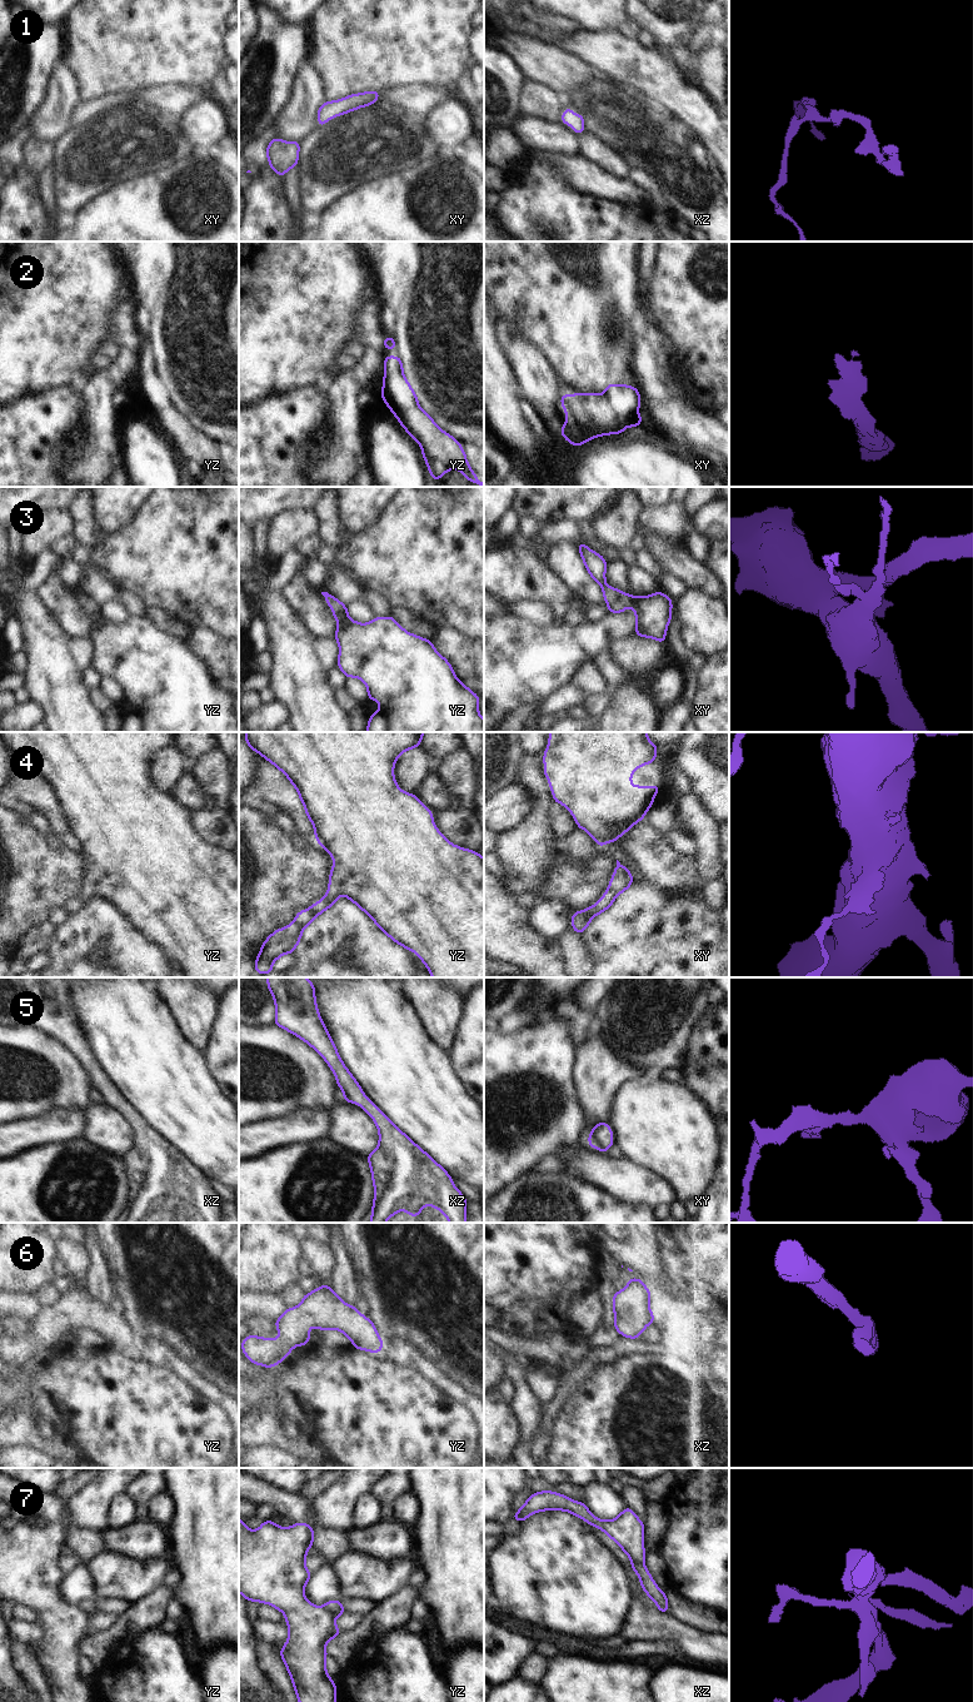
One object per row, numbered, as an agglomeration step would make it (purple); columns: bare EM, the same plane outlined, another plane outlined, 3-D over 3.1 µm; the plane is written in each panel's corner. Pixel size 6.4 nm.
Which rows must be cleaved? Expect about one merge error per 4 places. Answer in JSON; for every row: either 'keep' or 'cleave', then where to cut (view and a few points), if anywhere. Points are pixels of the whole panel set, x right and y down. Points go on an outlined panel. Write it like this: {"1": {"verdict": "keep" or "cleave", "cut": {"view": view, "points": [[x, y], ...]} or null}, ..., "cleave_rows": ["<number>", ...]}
{"1": {"verdict": "keep", "cut": null}, "2": {"verdict": "keep", "cut": null}, "3": {"verdict": "keep", "cut": null}, "4": {"verdict": "keep", "cut": null}, "5": {"verdict": "keep", "cut": null}, "6": {"verdict": "keep", "cut": null}, "7": {"verdict": "cleave", "cut": {"view": "yz", "points": [[323, 1607], [335, 1616]]}}, "cleave_rows": ["7"]}

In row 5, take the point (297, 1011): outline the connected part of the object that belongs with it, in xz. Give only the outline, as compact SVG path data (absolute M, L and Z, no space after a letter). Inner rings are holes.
M266 977L266 981L276 1006L274 1024L296 1035L316 1050L335 1074L344 1100L351 1104L356 1103L373 1118L379 1129L379 1146L366 1156L374 1181L370 1223L385 1223L400 1210L405 1210L411 1218L416 1218L425 1205L433 1205L436 1210L440 1210L449 1223L466 1223L466 1199L455 1188L451 1176L365 1096L358 1081L345 1068L319 1015L311 980L305 977Z

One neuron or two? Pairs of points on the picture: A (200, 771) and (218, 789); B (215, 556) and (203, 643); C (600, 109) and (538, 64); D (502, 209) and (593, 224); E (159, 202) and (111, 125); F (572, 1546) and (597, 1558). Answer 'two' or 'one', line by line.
A: one
B: two
C: two
D: one
E: two
F: one

